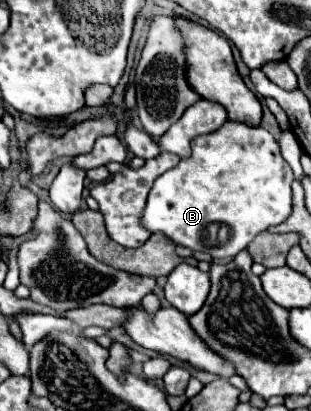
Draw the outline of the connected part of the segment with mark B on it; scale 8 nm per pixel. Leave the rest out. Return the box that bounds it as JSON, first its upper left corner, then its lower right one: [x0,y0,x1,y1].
[142,120,294,258]

